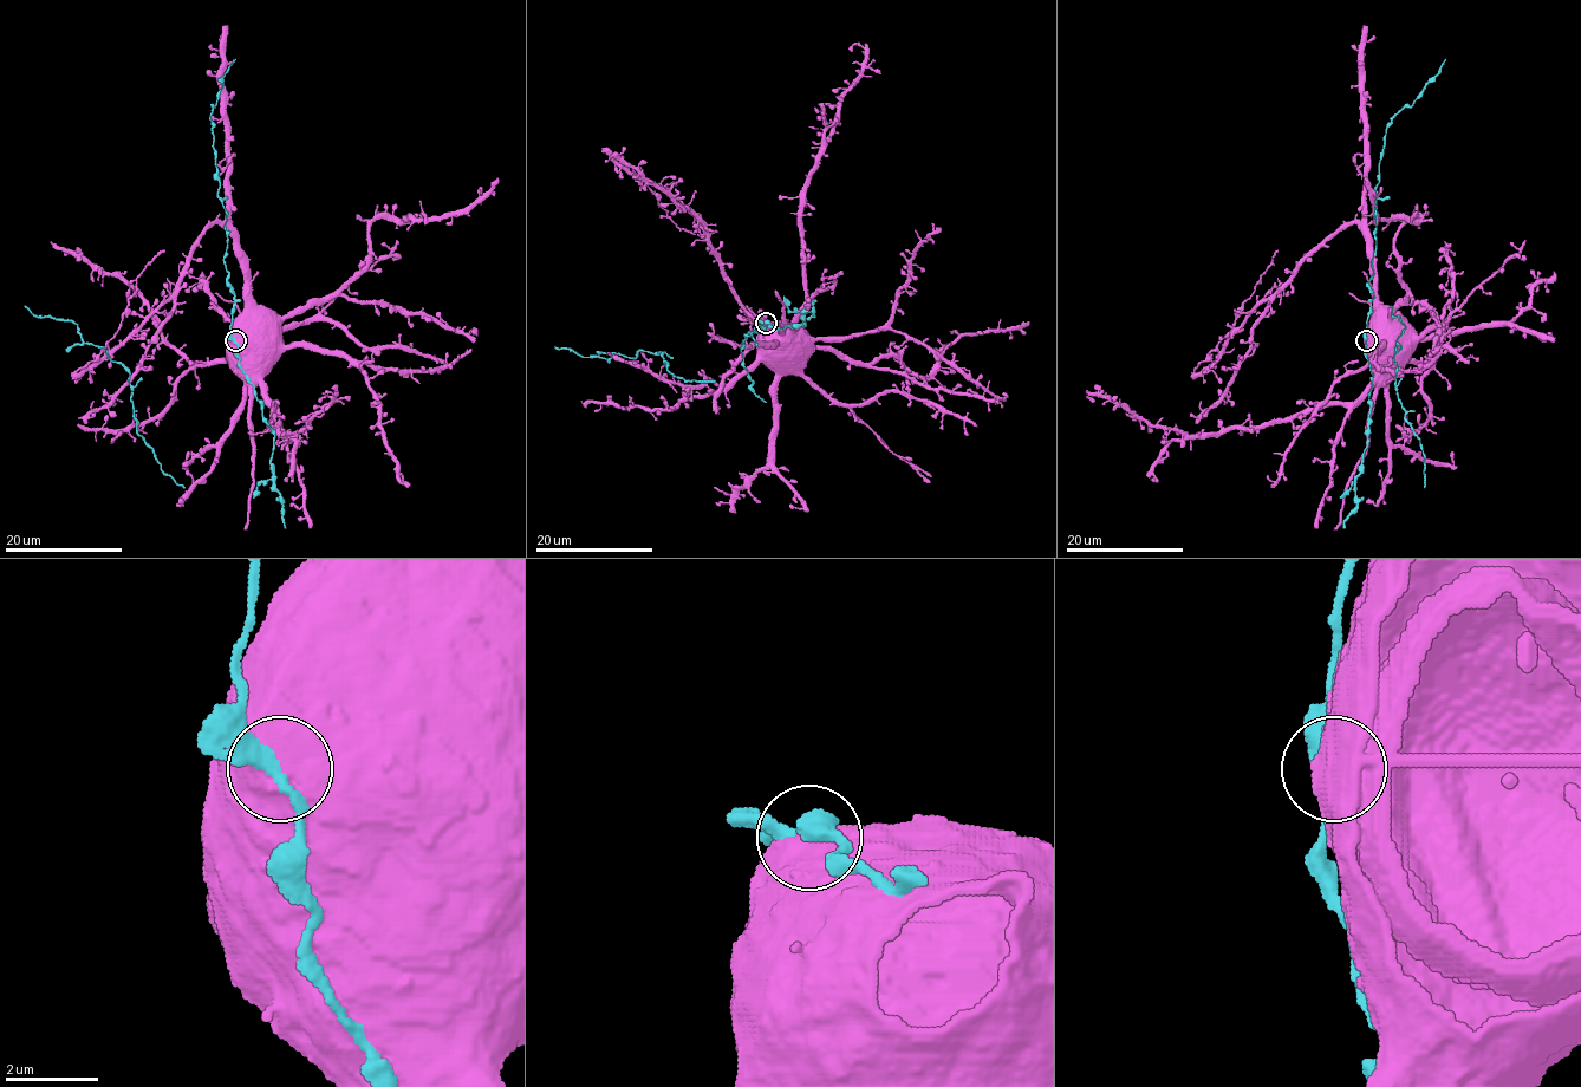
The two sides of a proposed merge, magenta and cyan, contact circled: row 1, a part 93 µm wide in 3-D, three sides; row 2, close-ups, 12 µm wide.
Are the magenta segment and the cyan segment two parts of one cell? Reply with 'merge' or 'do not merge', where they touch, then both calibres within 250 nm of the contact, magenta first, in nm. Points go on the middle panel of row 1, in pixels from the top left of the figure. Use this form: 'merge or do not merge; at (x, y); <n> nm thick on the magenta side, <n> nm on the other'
do not merge; at (766, 323); 1000 nm thick on the magenta side, 240 nm on the other

